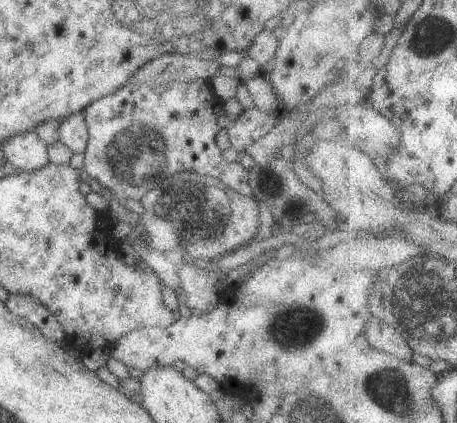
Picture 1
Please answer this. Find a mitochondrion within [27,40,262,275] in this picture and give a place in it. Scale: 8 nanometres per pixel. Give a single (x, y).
(139, 151)

